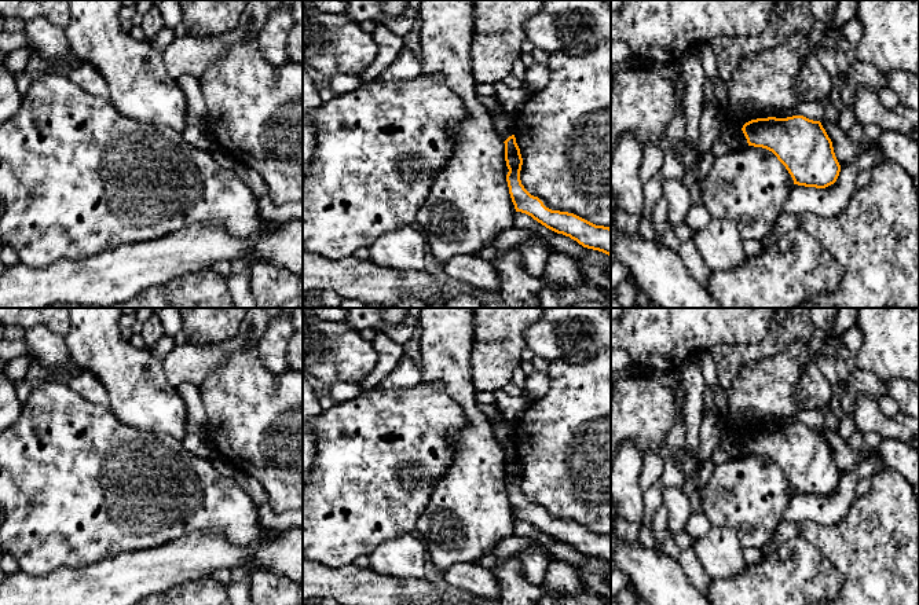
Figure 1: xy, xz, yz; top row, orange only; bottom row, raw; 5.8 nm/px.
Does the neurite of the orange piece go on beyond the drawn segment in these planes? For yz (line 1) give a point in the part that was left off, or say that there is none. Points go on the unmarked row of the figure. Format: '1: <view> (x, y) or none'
1: none

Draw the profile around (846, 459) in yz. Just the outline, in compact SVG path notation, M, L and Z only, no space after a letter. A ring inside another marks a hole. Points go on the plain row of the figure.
M820 430L831 447L835 465L842 474L854 470L861 463L864 459L863 451L853 450L847 440L839 436L838 430Z

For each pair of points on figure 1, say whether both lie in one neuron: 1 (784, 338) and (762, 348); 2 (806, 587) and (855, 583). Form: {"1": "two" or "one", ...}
{"1": "one", "2": "two"}

